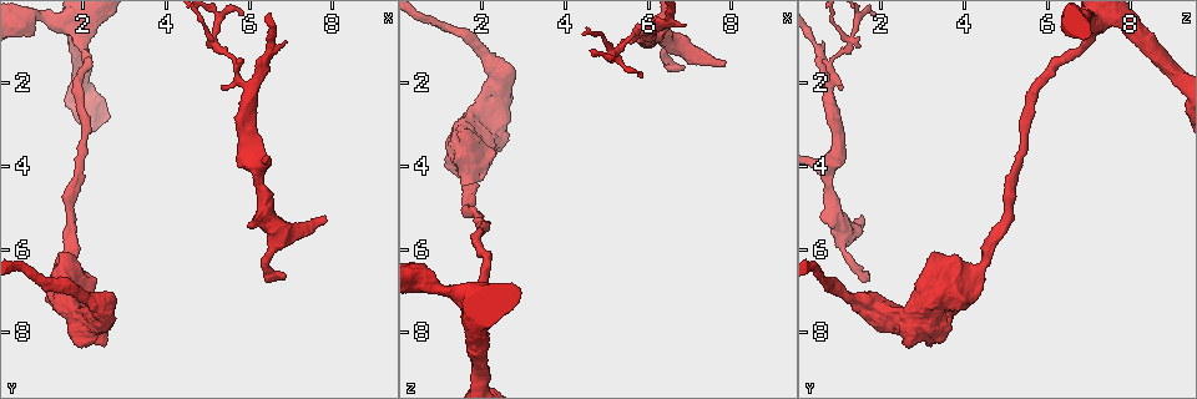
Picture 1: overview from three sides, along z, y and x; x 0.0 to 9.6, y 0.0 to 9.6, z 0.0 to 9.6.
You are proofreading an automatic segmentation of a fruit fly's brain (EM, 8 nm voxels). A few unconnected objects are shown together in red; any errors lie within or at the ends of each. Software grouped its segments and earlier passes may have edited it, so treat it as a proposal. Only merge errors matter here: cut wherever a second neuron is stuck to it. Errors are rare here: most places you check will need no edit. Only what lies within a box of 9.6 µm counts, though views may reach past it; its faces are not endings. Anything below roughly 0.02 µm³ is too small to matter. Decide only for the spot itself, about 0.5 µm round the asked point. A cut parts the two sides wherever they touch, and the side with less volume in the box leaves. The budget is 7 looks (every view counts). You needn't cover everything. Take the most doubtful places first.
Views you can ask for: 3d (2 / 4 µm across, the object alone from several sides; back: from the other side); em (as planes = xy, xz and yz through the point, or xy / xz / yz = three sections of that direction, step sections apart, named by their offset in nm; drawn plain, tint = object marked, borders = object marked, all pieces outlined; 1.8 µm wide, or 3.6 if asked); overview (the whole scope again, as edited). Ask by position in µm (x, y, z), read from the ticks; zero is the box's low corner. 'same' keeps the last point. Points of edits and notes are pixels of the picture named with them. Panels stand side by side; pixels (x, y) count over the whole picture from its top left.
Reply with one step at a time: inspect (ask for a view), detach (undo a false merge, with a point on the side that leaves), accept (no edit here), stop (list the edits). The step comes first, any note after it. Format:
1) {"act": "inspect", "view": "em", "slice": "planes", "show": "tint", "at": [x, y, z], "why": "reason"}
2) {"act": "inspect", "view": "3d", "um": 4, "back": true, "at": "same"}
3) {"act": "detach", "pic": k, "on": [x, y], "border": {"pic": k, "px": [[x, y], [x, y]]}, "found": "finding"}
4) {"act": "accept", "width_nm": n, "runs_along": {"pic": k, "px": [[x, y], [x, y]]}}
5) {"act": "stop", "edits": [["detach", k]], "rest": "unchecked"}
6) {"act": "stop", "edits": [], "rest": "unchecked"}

{"act": "inspect", "view": "em", "slice": "planes", "show": "tint", "at": [6.05, 2.20, 0.70], "why": "a fork"}

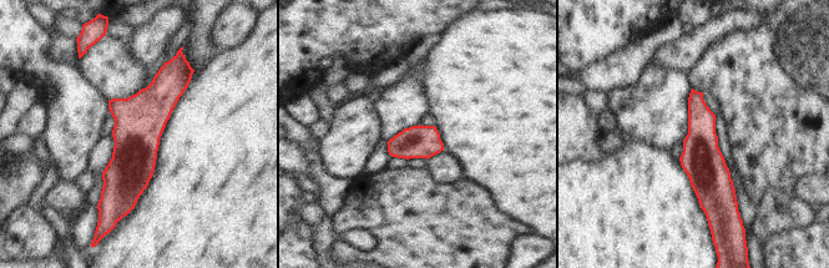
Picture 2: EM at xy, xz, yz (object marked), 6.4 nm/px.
{"act": "accept", "runs_along": {"pic": 2, "px": [[167, 69], [138, 122], [125, 211]]}, "found": "continuous, no second neuron"}

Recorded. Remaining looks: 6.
{"act": "inspect", "view": "em", "slice": "xy", "step": 16, "show": "tint", "at": [6.35, 6.35, 1.25], "why": "abrupt turn"}

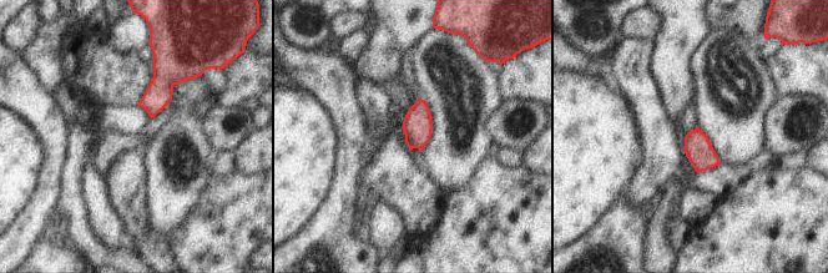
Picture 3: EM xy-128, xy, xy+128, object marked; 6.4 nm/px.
{"act": "inspect", "view": "em", "slice": "planes", "show": "tint", "at": "same", "why": "cut it another way"}

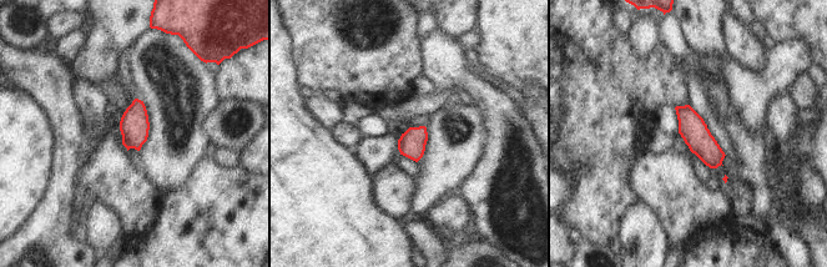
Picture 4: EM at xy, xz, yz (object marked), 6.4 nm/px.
{"act": "accept", "width_nm": 180, "found": "continuous, no second neuron"}

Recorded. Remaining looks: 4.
{"act": "inspect", "view": "em", "um": 3.6, "slice": "xz", "step": 8, "show": "tint", "at": [2.00, 0.80, 7.05]}

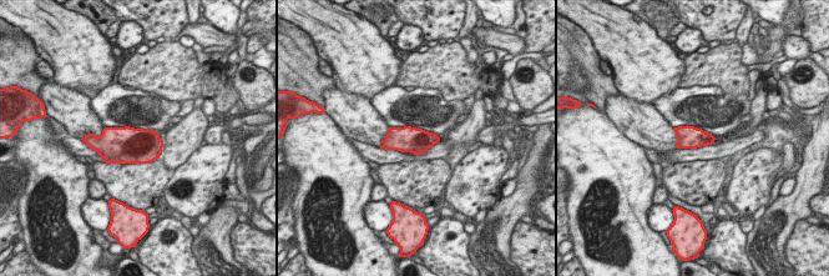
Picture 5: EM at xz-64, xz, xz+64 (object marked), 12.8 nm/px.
{"act": "accept", "found": "all the same neuron"}

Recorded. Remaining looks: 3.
{"act": "stop", "edits": [], "rest": "unchecked"}

